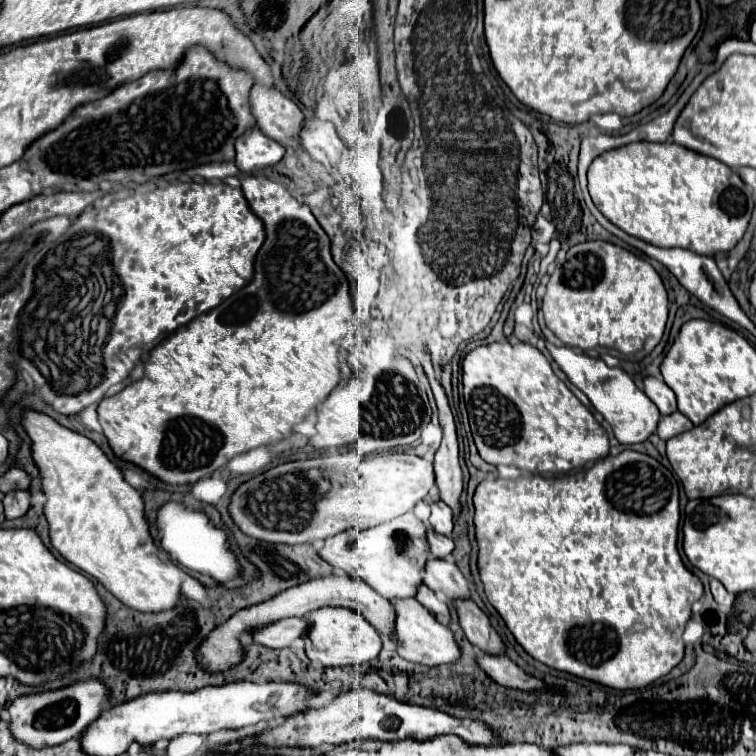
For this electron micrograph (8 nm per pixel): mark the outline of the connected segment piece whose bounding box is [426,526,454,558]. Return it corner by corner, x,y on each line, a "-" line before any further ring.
430,526
426,530
426,538
428,538
430,552
432,552
434,558
444,558
444,556
448,556
454,550
454,542
448,536
434,534
434,530
430,530

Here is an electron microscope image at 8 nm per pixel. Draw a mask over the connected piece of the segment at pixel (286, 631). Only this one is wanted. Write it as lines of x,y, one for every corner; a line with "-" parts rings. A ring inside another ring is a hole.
282,618
278,622
272,622
270,626
262,626
262,630
254,630
252,640
268,648
286,648
302,634
304,634
302,618

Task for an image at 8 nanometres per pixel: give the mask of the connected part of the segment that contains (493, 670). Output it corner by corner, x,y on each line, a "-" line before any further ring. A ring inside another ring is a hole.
476,654
476,662
478,666
482,666
482,670
486,670
486,674
490,674
490,678
502,686
508,688
518,688
518,690
534,690
534,688
542,688
544,682
528,676
524,670
520,670
510,658
506,656
494,656
494,654

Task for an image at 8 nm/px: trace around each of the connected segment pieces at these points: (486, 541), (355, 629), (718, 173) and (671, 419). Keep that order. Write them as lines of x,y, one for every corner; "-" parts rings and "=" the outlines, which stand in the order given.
624,450
618,456
600,458
590,470
578,472
576,476
564,478
544,478
538,474
520,476
516,480
504,478
486,478
478,484
474,492
474,530
478,542
478,574
486,592
488,602
498,610
508,630
516,638
516,642
538,662
556,668
560,672
568,672
616,690
628,688
644,688
660,676
668,674
684,656
682,632
684,624
690,618
692,604
704,594
702,582
686,570
682,558
676,550
678,538
678,482
670,470
666,470
658,460
648,454
640,454
634,450
=
322,608
306,618
306,634
302,636
306,646
306,656
312,664
318,666
358,666
368,660
374,660
382,650
382,640
374,626
362,618
362,614
350,608
=
632,142
602,152
590,164
588,192
596,208
626,234
654,246
680,246
710,256
736,246
754,208
736,170
674,142
=
672,412
672,414
660,418
656,434
658,434
662,440
668,440
668,438
680,434
680,432
690,430
692,426
694,426
694,424
692,424
684,414
680,414
680,412

